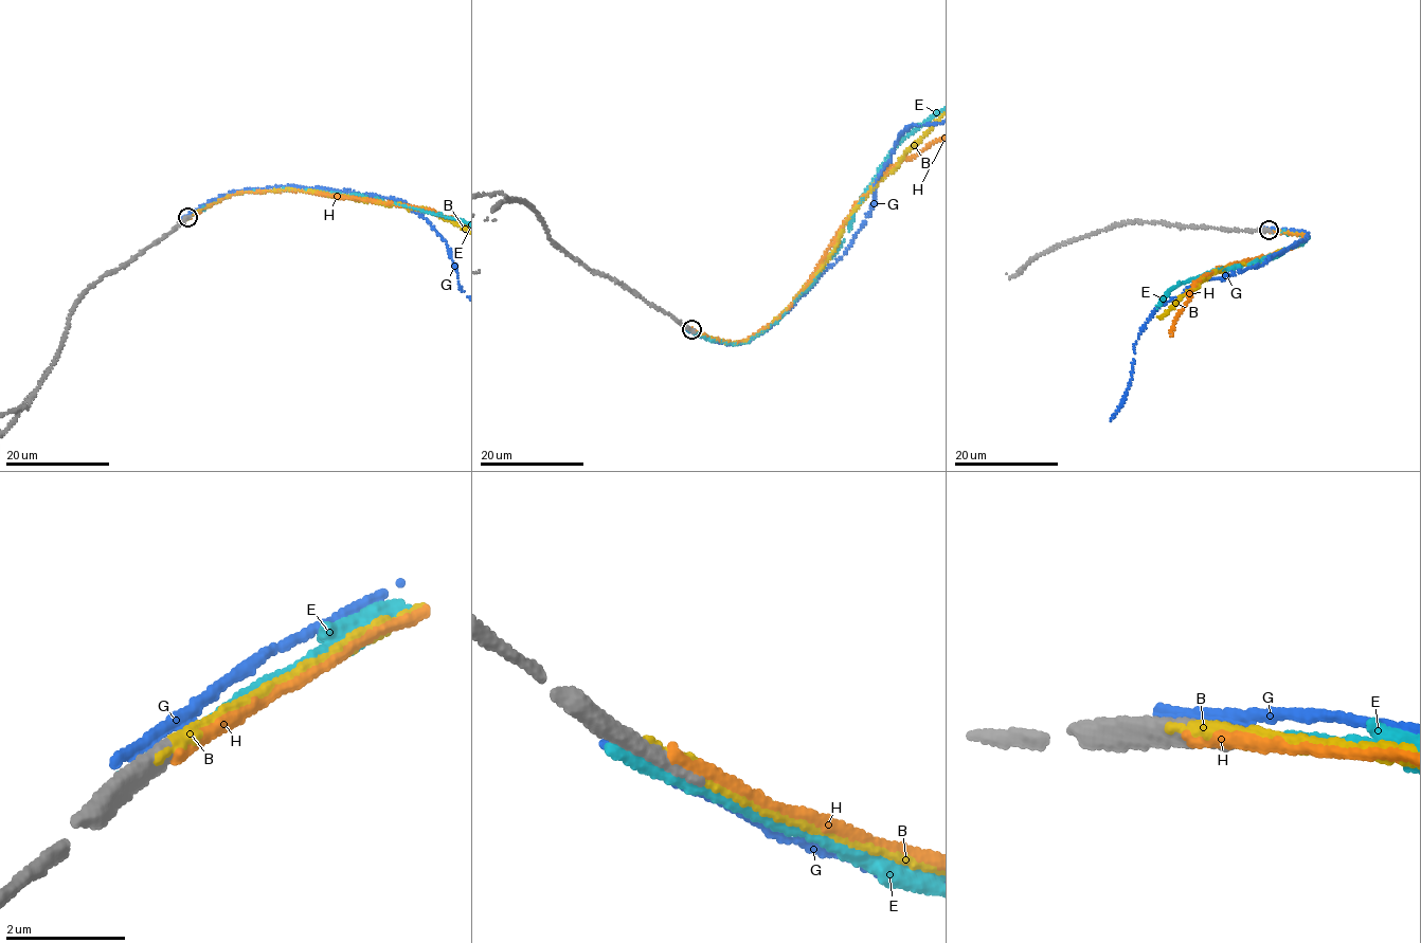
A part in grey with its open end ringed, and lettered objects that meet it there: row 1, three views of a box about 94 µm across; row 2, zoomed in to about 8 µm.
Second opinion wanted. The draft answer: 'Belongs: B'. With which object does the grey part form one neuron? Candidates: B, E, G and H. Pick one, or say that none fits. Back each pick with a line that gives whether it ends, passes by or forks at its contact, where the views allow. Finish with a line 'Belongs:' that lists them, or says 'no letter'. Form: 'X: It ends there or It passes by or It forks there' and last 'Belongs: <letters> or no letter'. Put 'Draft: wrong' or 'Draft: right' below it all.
B: It ends there
Belongs: B
Draft: right

